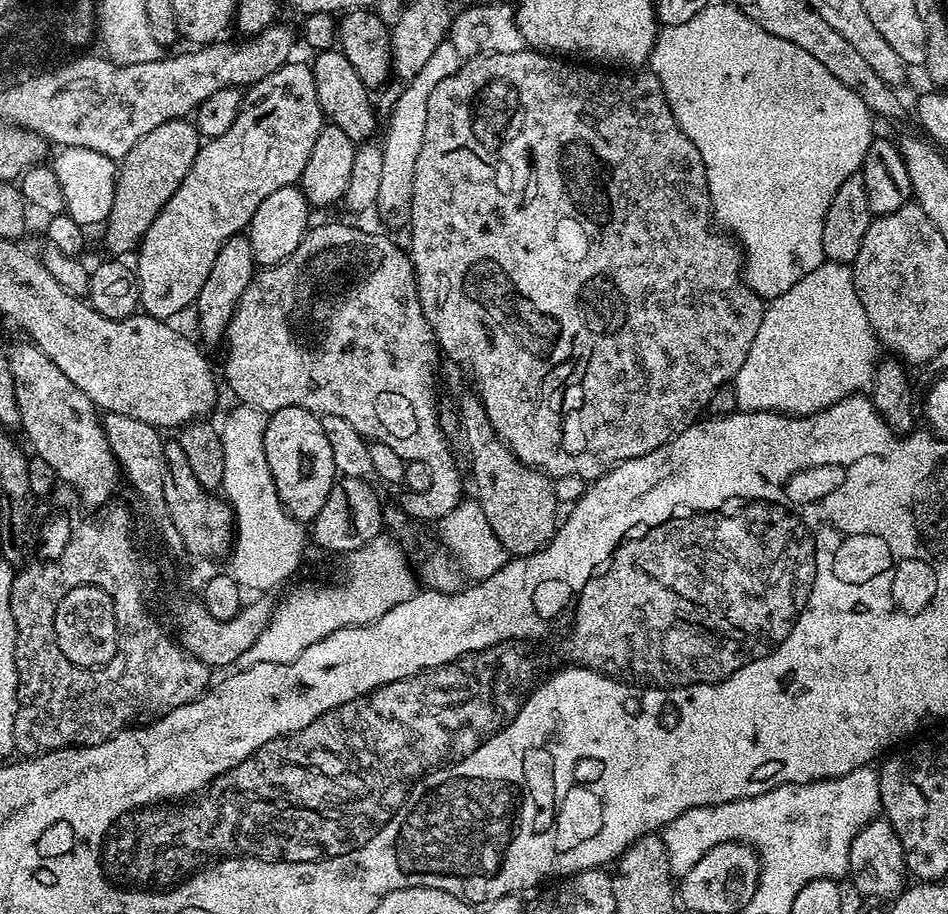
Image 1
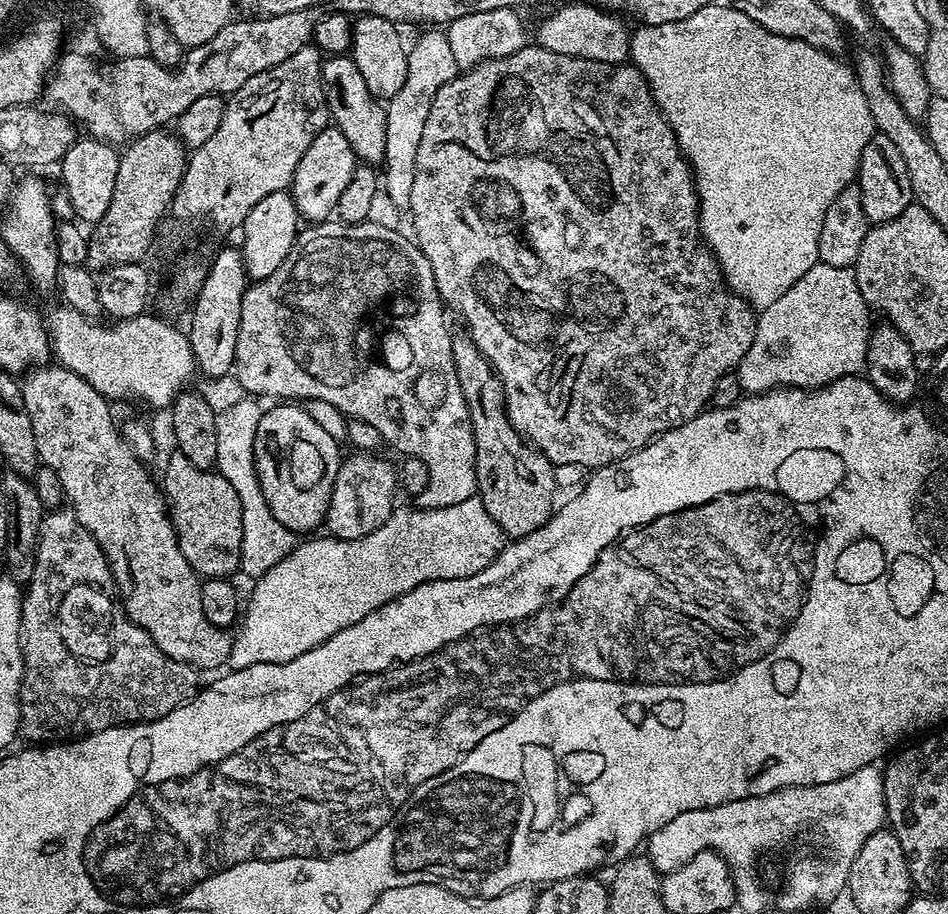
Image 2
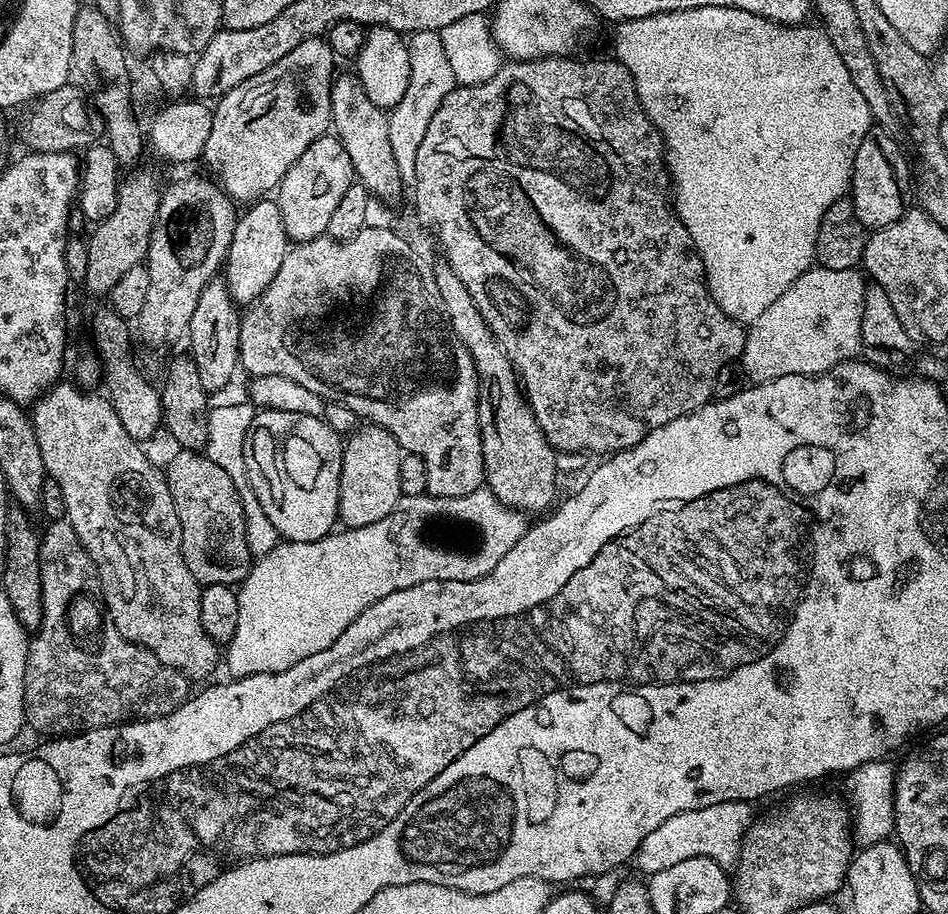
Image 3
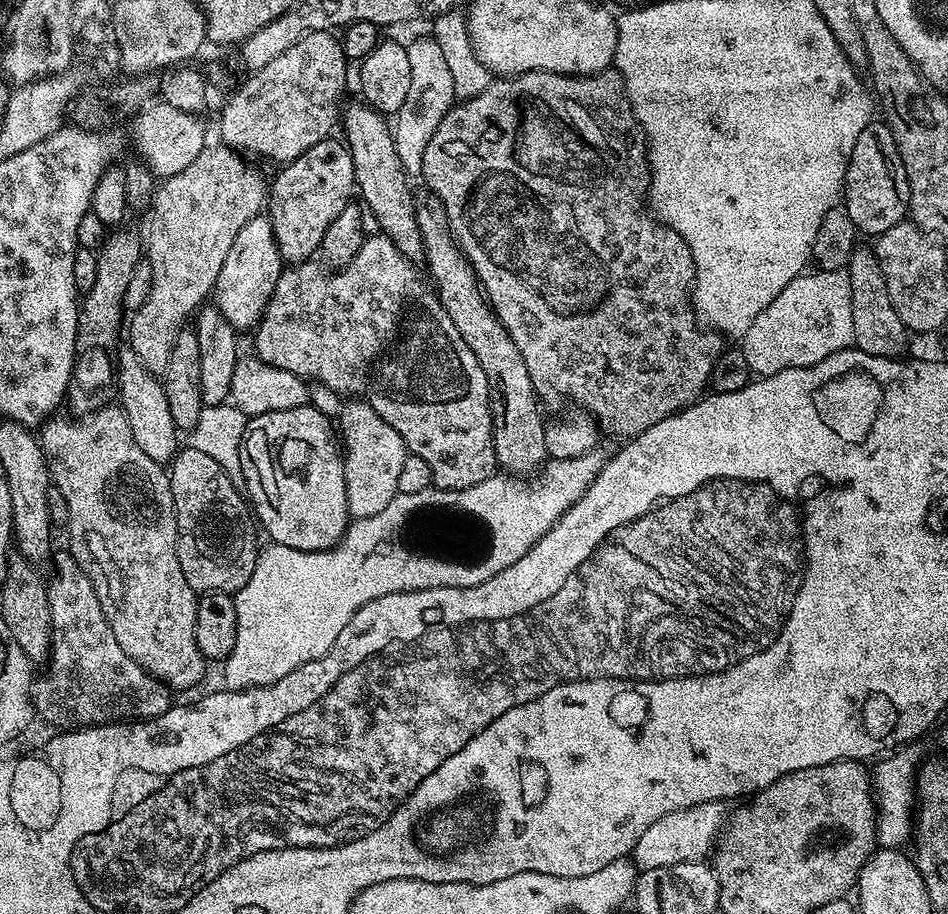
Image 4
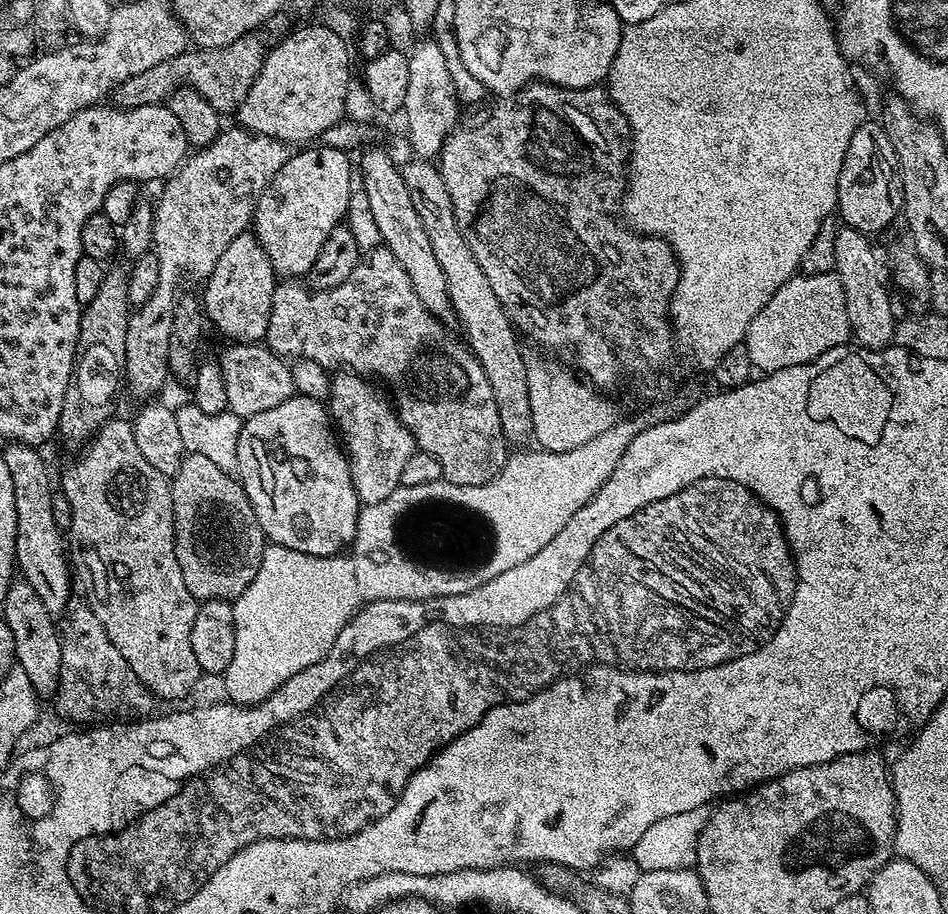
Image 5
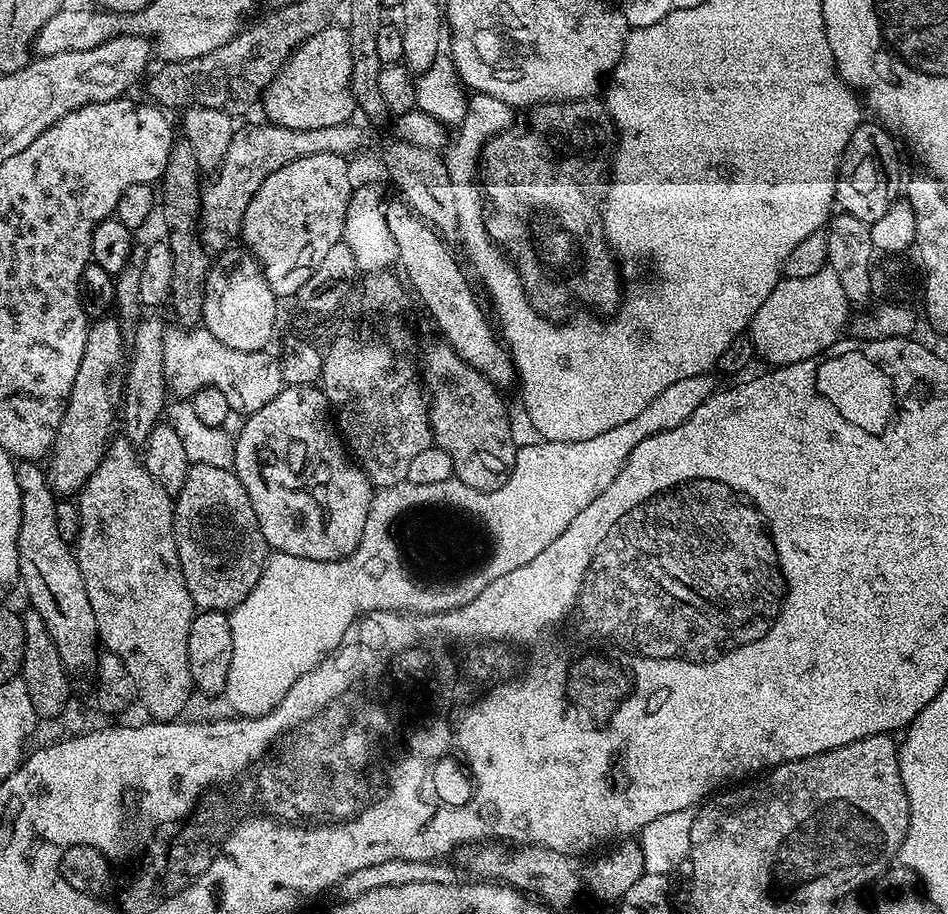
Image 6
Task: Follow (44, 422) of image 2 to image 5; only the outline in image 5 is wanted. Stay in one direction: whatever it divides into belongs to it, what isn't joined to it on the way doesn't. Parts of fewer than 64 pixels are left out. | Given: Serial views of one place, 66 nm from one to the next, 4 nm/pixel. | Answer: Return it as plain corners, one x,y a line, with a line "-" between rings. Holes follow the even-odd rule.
113,418
98,430
98,434
87,441
84,453
58,476
59,491
70,502
70,514
72,521
66,529
66,551
70,557
71,567
74,569
74,576
77,581
84,583
84,592
88,595
86,600
87,607
91,608
92,613
102,622
110,642
118,646
118,654
126,658
130,670
138,674
138,678
149,688
157,697
164,700
180,700
196,683
202,679
202,673
198,666
198,658
194,658
194,646
190,646
190,629
194,626
194,614
196,613
197,601
186,590
186,581
182,578
182,569
178,567
178,558
176,557
176,531
174,530
174,506
172,505
172,485
169,477
164,476
146,458
142,455
142,450
138,450
138,442
134,442
131,423
126,419

